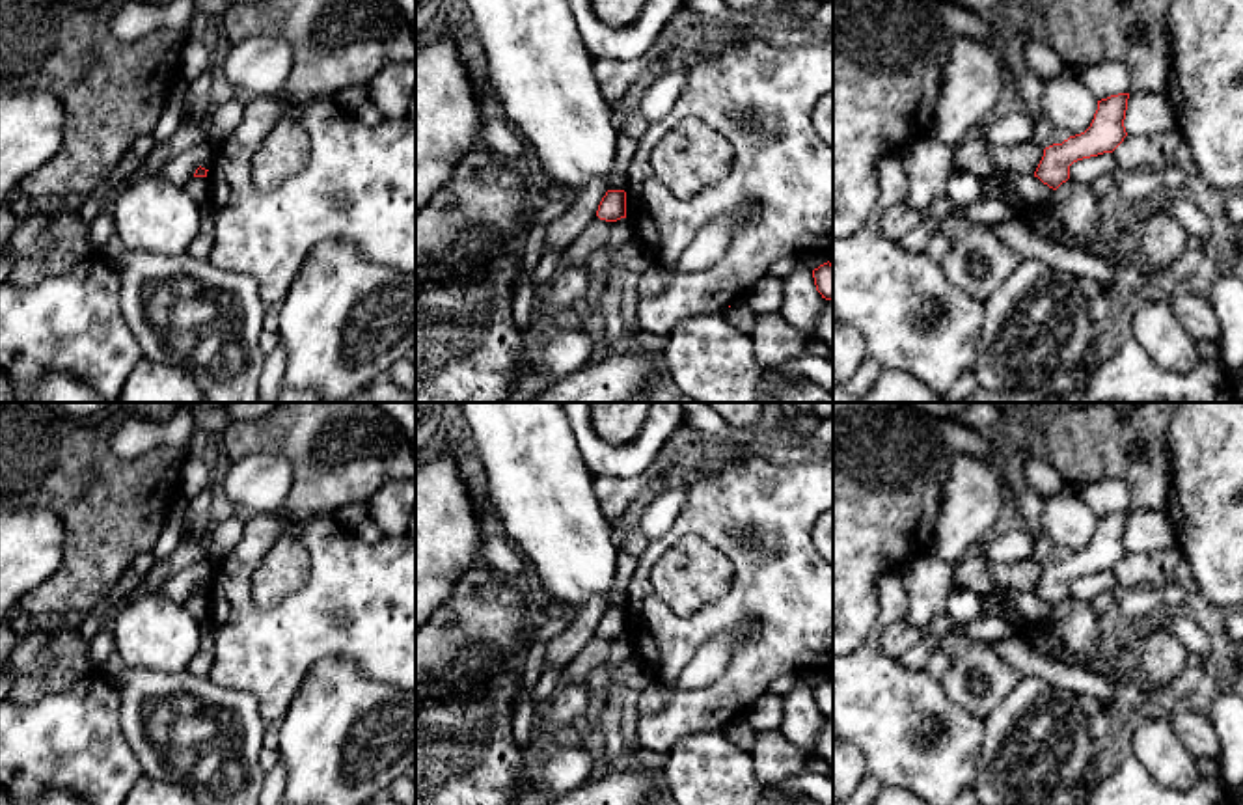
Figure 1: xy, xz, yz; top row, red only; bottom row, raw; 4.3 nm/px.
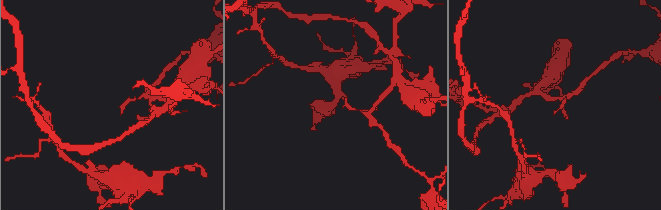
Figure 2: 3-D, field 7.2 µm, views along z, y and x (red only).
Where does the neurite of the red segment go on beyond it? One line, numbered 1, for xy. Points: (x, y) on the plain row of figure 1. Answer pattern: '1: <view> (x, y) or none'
1: none

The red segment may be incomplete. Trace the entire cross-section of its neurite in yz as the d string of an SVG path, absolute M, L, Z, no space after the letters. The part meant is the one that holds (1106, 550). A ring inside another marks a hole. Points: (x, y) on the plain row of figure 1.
M1118 511L1098 518L1090 544L1062 561L1045 565L1034 594L1057 607L1070 596L1070 583L1073 580L1113 570L1127 553L1124 544L1127 516L1129 511Z

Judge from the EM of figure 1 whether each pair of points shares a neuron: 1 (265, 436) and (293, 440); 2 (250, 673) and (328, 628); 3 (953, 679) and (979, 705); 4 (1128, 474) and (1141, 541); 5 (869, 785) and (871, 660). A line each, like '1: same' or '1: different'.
1: same
2: same
3: same
4: different
5: different

